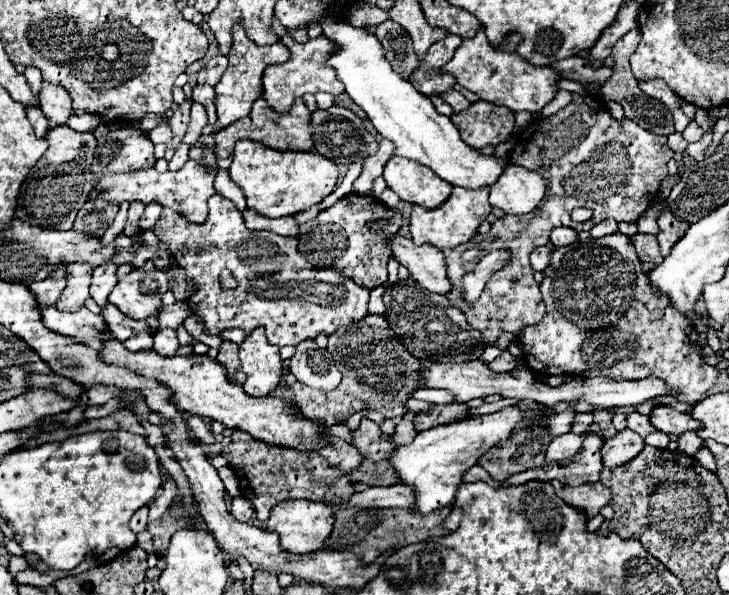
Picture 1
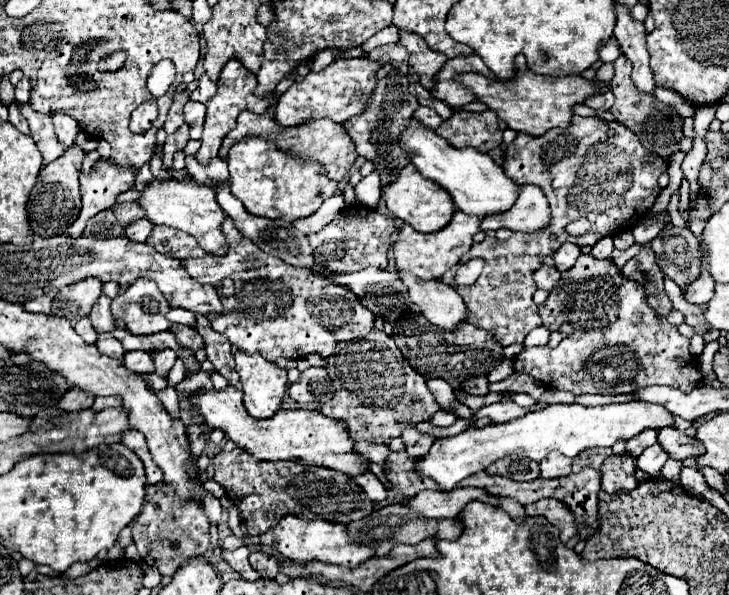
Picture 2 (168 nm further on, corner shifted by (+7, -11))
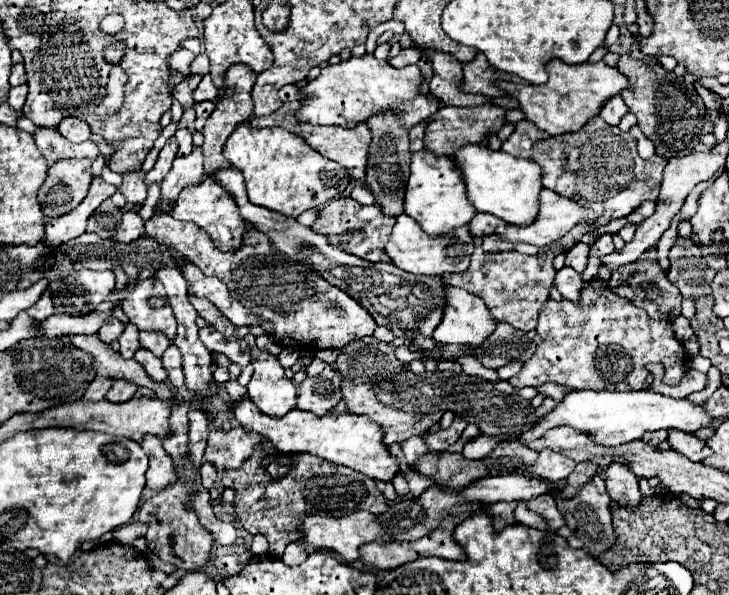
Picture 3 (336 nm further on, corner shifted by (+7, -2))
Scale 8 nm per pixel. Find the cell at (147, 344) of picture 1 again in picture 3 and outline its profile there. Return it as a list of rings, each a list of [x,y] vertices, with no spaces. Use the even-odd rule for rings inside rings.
[[[139,347],[137,353],[135,353],[135,359],[145,367],[145,371],[149,373],[151,379],[155,379],[155,381],[165,381],[167,379],[167,373],[165,373],[165,369],[161,365],[161,359],[155,357],[149,349]]]

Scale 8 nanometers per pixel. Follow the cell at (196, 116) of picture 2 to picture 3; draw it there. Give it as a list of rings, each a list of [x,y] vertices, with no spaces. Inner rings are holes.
[[[201,101],[201,103],[195,103],[193,109],[195,109],[195,113],[197,113],[195,129],[201,131],[203,125],[205,125],[205,121],[207,121],[207,117],[209,117],[209,113],[215,109],[215,101]]]

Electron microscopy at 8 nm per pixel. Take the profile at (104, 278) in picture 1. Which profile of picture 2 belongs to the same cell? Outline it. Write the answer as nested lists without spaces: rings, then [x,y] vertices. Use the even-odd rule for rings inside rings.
[[[105,294],[97,300],[89,318],[93,322],[95,332],[113,332],[115,330],[115,318],[111,316],[111,300]]]

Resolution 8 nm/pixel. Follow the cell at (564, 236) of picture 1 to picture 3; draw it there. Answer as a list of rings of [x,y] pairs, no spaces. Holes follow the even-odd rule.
[[[575,243],[567,253],[565,253],[565,265],[573,267],[577,273],[585,271],[587,265],[587,257],[589,257],[589,245],[585,243]]]

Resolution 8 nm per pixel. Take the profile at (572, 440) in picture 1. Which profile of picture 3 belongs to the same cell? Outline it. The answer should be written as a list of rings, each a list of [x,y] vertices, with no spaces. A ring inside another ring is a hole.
[[[545,449],[539,453],[539,459],[535,461],[533,467],[529,467],[529,475],[541,475],[543,479],[553,479],[553,481],[563,481],[569,477],[569,473],[575,469],[575,461],[553,451],[553,449]]]

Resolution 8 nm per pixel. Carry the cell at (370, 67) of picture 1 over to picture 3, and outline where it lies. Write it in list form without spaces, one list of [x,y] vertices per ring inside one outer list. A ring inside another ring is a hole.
[[[469,143],[465,147],[459,147],[457,155],[453,155],[451,159],[463,175],[467,197],[475,207],[475,211],[497,215],[513,225],[527,225],[535,219],[539,205],[537,195],[543,187],[541,169],[537,163],[507,155],[503,151],[491,151],[489,147],[479,143]]]

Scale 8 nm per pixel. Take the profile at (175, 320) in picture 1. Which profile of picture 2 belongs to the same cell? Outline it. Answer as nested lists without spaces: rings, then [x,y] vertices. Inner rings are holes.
[[[175,324],[175,326],[171,328],[171,332],[175,334],[175,338],[177,338],[177,342],[179,342],[181,346],[185,346],[185,348],[189,348],[189,350],[193,350],[193,352],[197,352],[197,350],[201,350],[201,348],[205,346],[201,334],[199,334],[195,328],[187,328],[187,326]]]

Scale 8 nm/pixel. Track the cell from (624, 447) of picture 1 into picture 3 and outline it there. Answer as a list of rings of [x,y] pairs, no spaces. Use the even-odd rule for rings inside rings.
[[[611,463],[605,467],[605,483],[607,493],[613,501],[621,505],[637,505],[641,501],[641,491],[637,485],[637,477],[623,463]]]

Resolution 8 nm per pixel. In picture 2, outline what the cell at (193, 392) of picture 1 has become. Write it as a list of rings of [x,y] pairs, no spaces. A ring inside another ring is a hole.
[[[235,386],[225,390],[199,392],[191,396],[193,412],[209,426],[221,428],[237,446],[245,448],[259,460],[299,460],[305,466],[323,466],[349,476],[359,476],[369,470],[369,458],[353,450],[349,428],[343,420],[327,418],[311,410],[283,410],[273,420],[253,420],[243,406],[243,394]]]

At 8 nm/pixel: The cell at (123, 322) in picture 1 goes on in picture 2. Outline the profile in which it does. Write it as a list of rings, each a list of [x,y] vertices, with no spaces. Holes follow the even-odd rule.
[[[117,328],[113,336],[117,336],[117,340],[121,340],[127,350],[145,350],[145,352],[155,352],[155,350],[159,352],[165,348],[177,350],[177,340],[171,332],[161,332],[153,336],[133,336],[131,332]]]

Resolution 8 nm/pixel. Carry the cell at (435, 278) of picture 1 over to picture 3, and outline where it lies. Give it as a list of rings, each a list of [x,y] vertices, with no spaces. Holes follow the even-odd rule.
[[[445,285],[445,317],[441,317],[441,323],[433,333],[437,343],[481,345],[493,329],[495,321],[481,297],[465,289]]]

